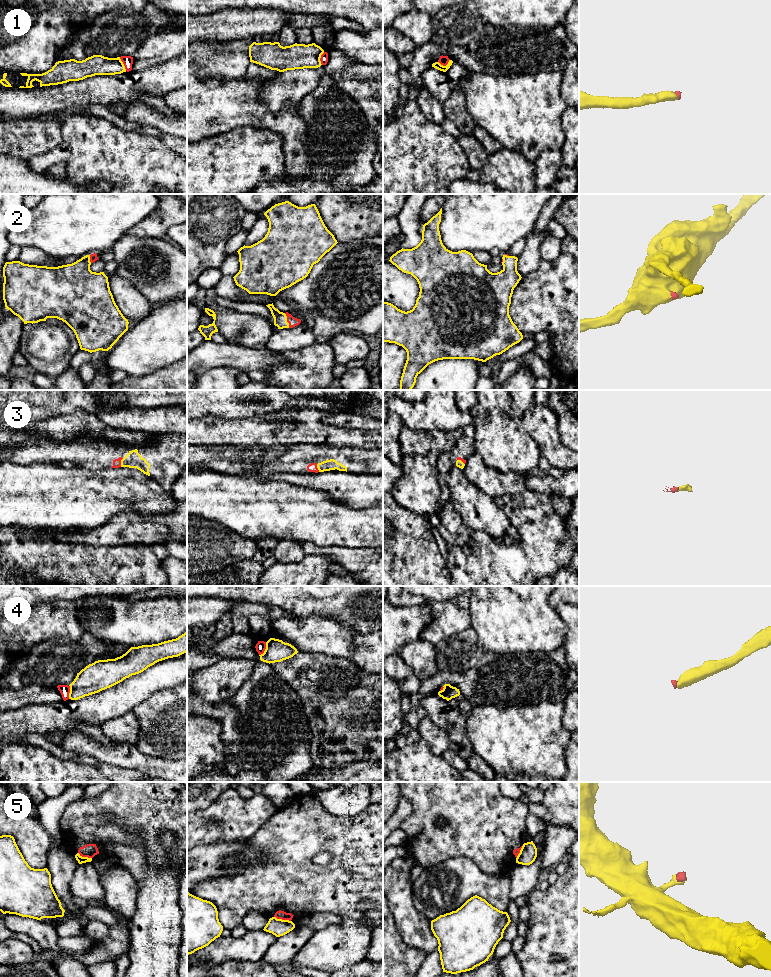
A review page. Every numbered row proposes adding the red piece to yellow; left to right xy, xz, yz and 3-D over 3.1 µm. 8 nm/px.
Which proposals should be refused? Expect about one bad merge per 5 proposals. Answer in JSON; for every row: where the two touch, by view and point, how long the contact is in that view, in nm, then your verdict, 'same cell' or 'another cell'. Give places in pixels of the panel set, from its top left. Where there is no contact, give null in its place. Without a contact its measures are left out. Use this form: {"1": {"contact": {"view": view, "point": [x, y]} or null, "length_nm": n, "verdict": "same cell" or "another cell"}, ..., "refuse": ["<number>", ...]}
{"1": {"contact": {"view": "xy", "point": [123, 64]}, "length_nm": 130, "verdict": "same cell"}, "2": {"contact": {"view": "xz", "point": [286, 320]}, "length_nm": 130, "verdict": "same cell"}, "3": {"contact": {"view": "xy", "point": [121, 462]}, "length_nm": 80, "verdict": "same cell"}, "4": {"contact": {"view": "xz", "point": [265, 649]}, "length_nm": 130, "verdict": "same cell"}, "5": {"contact": {"view": "xz", "point": [281, 919]}, "length_nm": 140, "verdict": "another cell"}, "refuse": ["5"]}

